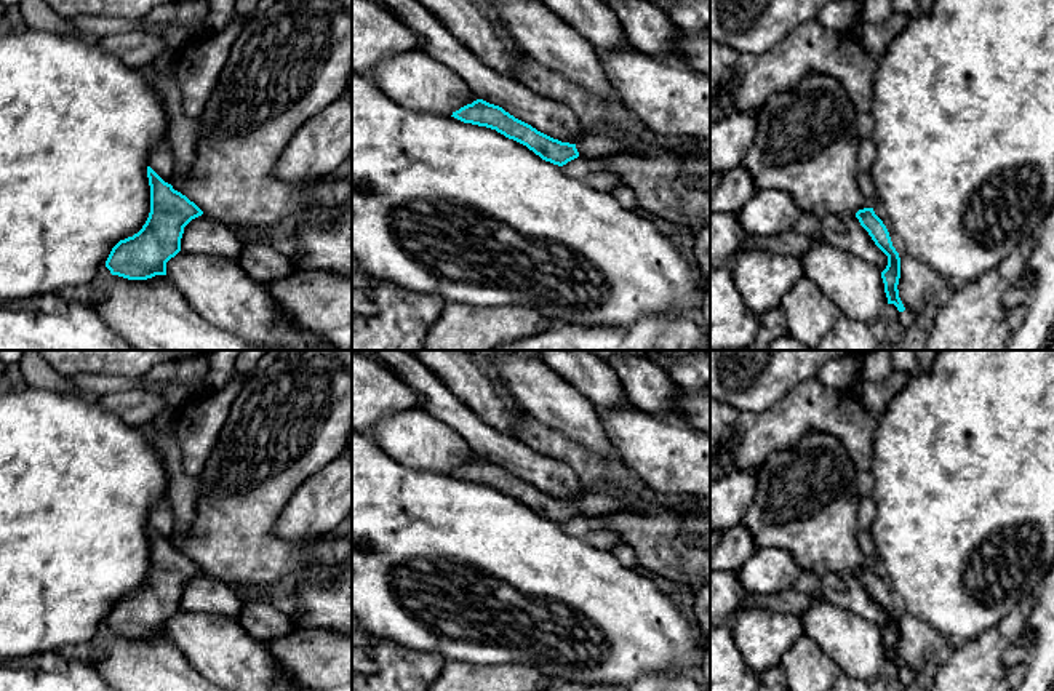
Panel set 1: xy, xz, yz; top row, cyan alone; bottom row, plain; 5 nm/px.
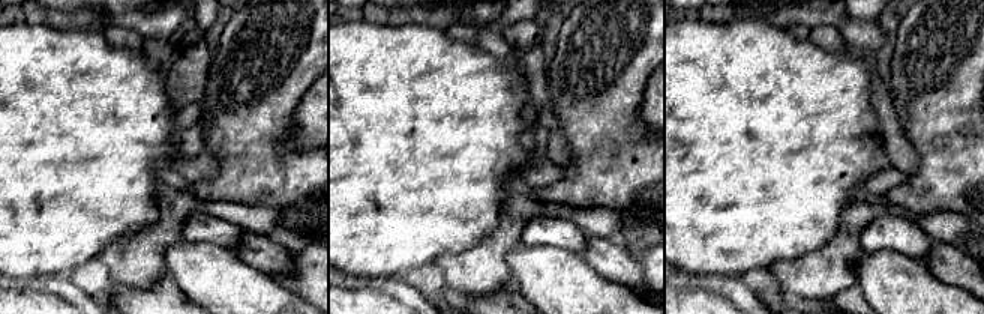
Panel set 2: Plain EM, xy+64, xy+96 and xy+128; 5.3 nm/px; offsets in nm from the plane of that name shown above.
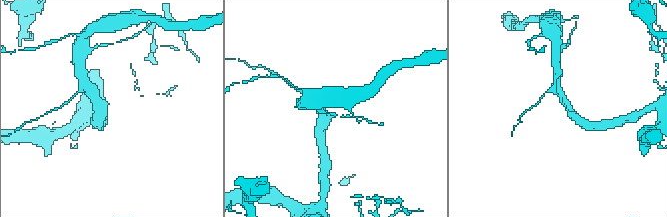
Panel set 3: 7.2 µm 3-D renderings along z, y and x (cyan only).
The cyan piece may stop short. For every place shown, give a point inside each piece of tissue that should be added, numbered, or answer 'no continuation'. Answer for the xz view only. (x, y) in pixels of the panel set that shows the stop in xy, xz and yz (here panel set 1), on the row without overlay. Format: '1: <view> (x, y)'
1: xz (590, 506)

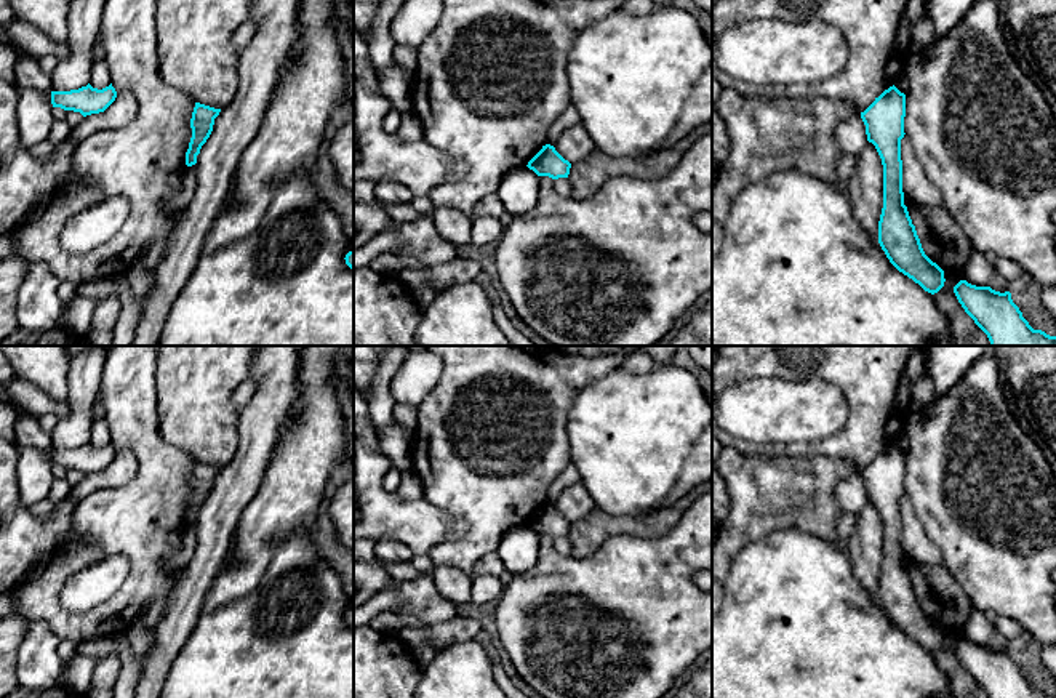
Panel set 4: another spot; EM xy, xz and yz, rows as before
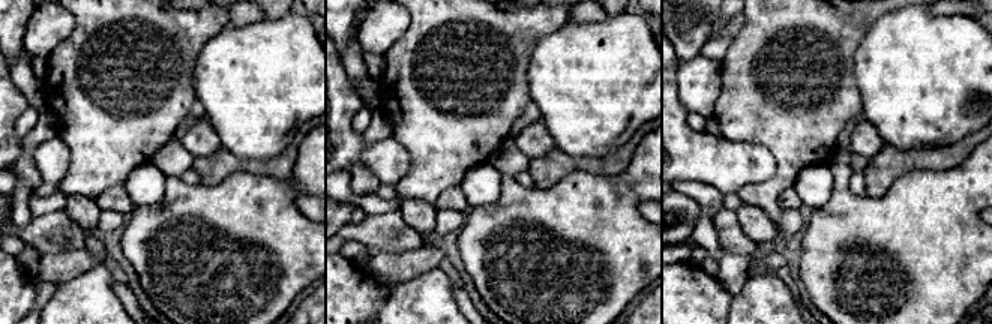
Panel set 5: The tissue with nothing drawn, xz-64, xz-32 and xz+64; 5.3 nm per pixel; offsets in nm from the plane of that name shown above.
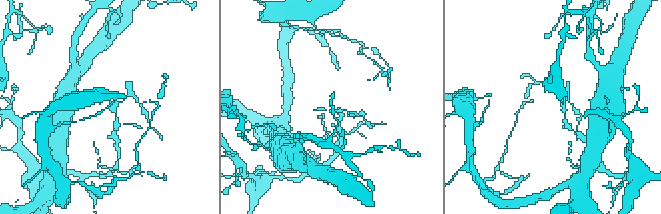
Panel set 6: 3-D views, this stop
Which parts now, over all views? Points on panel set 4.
no continuation

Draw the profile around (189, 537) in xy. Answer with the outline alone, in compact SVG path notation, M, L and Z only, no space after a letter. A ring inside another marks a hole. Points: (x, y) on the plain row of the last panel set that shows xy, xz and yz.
M187 525L182 533L182 549L166 564L171 572L184 570L190 562L197 546L197 525Z

